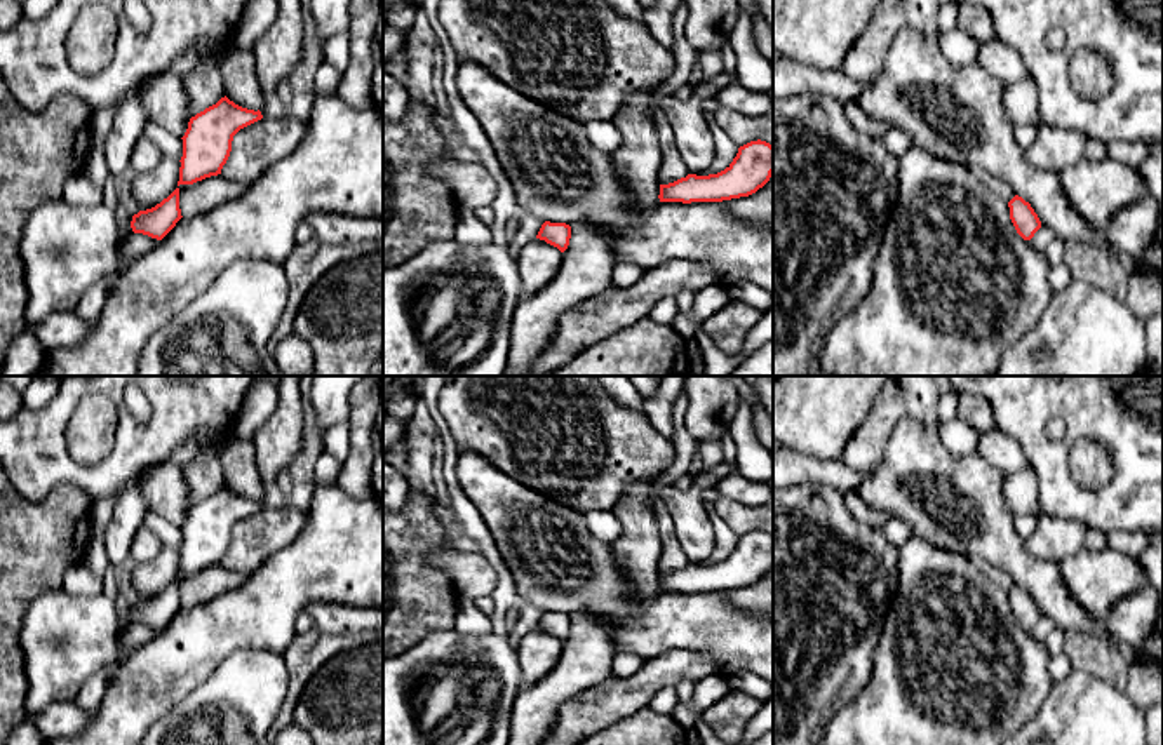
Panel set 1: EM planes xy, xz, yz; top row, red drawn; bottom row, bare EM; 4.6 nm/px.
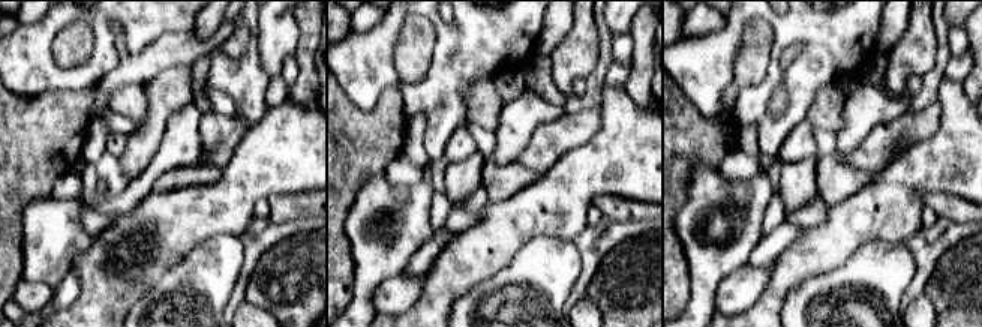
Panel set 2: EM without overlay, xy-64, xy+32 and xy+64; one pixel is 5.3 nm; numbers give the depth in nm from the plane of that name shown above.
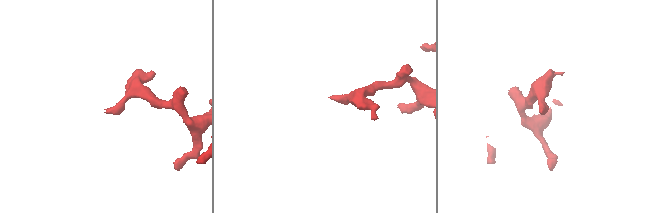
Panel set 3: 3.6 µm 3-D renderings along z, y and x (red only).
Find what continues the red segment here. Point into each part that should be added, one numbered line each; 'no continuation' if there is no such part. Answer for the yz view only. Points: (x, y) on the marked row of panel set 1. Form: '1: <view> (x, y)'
no continuation

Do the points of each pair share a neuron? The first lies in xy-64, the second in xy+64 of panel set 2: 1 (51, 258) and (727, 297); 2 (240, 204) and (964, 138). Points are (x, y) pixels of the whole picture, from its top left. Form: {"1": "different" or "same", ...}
{"1": "different", "2": "same"}

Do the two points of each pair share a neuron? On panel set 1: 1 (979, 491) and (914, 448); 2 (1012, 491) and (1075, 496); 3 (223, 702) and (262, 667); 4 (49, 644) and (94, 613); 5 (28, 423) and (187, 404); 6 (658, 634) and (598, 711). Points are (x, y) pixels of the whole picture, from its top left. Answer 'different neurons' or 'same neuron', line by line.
1: same neuron
2: different neurons
3: same neuron
4: same neuron
5: same neuron
6: different neurons

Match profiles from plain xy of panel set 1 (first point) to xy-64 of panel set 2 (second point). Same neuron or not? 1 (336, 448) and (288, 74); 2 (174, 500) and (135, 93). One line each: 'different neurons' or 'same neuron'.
1: same neuron
2: same neuron

